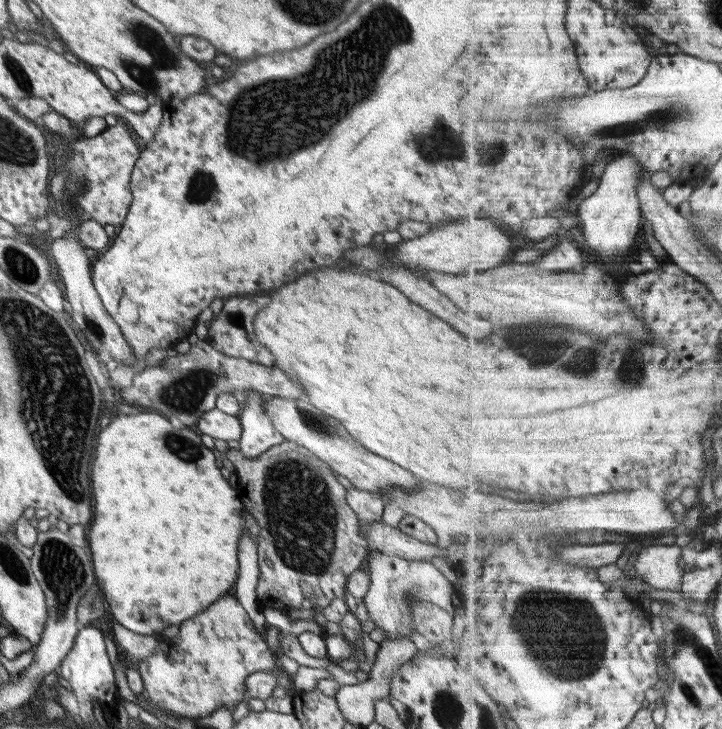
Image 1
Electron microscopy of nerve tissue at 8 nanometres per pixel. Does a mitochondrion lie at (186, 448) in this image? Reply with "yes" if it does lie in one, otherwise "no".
yes

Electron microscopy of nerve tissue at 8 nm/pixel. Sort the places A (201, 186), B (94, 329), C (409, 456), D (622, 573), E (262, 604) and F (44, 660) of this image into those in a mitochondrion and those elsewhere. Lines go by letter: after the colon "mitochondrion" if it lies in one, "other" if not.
A: mitochondrion
B: mitochondrion
C: other
D: other
E: other
F: other

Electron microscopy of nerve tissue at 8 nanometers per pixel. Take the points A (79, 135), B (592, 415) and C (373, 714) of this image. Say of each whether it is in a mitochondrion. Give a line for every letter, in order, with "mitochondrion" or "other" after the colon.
A: other
B: other
C: other

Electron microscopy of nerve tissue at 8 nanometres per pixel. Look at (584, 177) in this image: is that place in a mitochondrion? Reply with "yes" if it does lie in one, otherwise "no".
no

